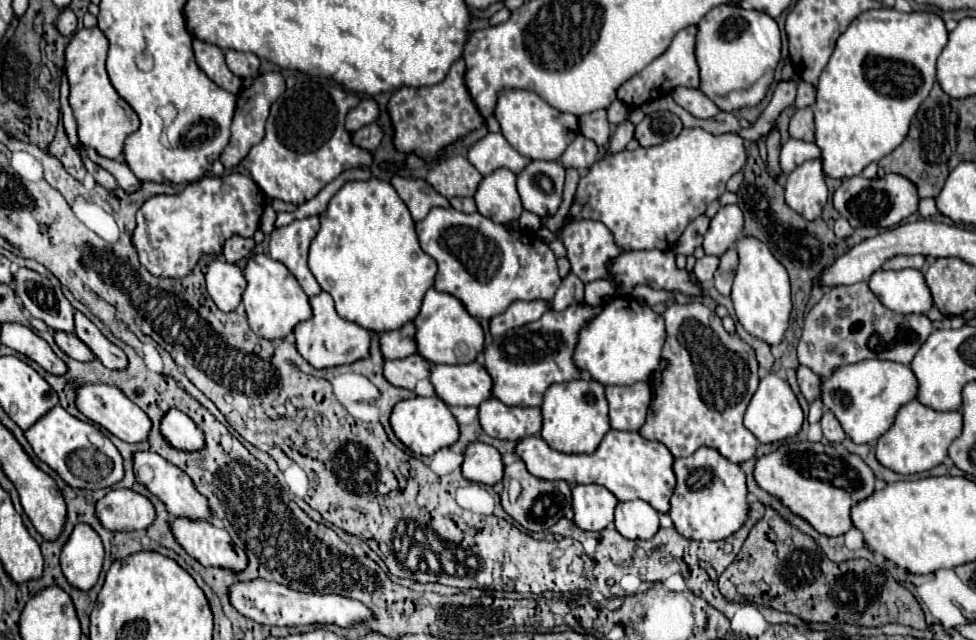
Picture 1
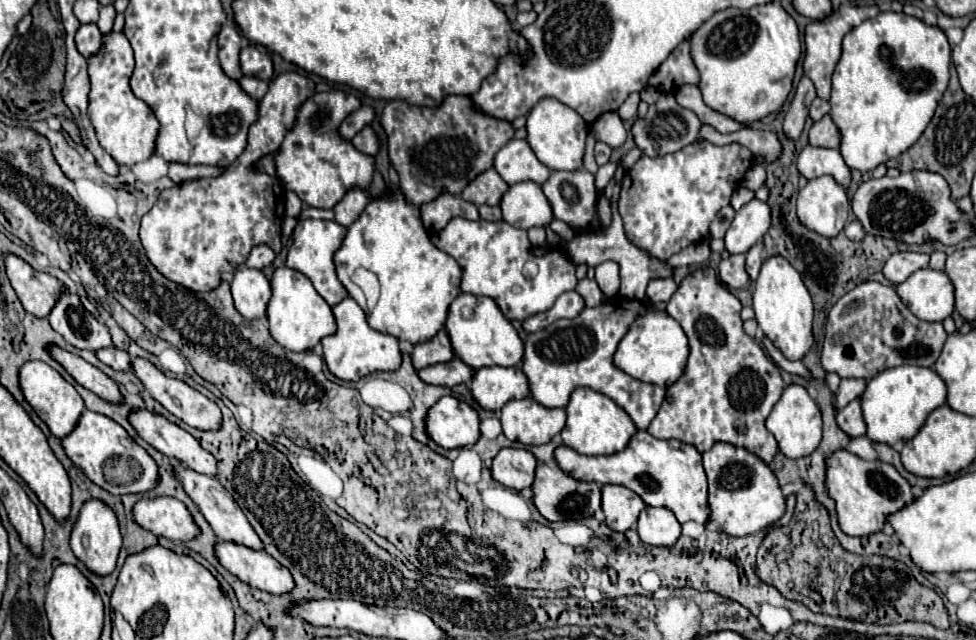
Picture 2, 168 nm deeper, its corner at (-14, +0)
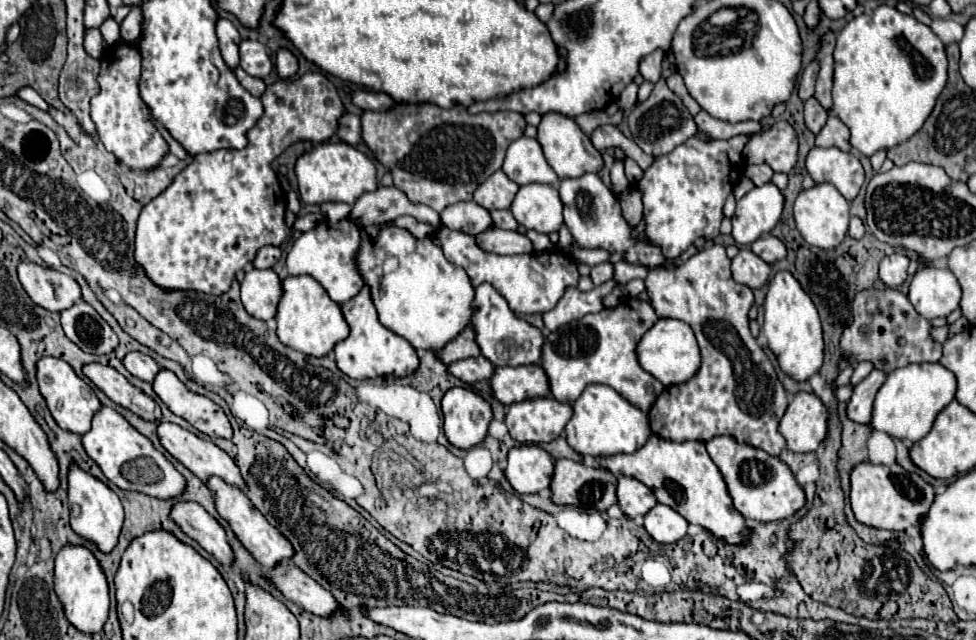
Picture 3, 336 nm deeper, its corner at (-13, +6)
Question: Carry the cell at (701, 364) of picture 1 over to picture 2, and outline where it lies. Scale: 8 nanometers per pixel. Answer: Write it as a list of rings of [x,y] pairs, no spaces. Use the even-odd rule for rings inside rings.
[[[703,267],[679,283],[665,305],[665,313],[679,321],[687,333],[691,353],[685,373],[667,387],[665,401],[647,431],[657,439],[677,439],[695,445],[701,453],[709,451],[713,443],[725,441],[771,463],[779,447],[773,433],[767,431],[765,419],[781,399],[785,383],[777,365],[743,331],[739,299],[719,283],[715,269]]]

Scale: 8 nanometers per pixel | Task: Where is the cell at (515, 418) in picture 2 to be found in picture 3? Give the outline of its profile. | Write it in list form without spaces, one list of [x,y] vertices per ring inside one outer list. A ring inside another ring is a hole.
[[[552,397],[512,403],[506,411],[506,427],[518,443],[548,443],[556,439],[572,417],[572,405]]]

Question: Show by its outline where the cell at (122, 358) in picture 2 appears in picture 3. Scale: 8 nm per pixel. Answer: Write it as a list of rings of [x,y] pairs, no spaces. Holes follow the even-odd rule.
[[[130,351],[130,353],[126,353],[124,359],[122,359],[122,363],[124,363],[124,367],[126,367],[134,377],[144,379],[144,381],[148,381],[148,383],[154,381],[154,377],[156,377],[156,373],[158,373],[158,369],[160,369],[160,367],[154,363],[152,357],[148,357],[148,355],[140,353],[140,351]]]

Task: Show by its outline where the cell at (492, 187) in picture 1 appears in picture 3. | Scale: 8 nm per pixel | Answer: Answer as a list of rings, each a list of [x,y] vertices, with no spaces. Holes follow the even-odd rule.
[[[522,185],[510,205],[510,211],[514,219],[526,229],[550,233],[558,231],[562,225],[562,203],[554,185]]]

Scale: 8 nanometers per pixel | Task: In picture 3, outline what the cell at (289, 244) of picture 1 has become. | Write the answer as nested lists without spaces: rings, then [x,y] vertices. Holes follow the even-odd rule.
[[[342,219],[338,223],[322,221],[314,229],[302,233],[292,245],[286,267],[290,275],[310,275],[314,277],[336,303],[346,303],[364,287],[356,271],[356,251],[360,247],[360,227],[352,219]]]

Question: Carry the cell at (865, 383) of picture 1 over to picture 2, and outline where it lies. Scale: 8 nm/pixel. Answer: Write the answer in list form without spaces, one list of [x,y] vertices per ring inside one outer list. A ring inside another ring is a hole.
[[[899,365],[869,379],[865,393],[861,395],[863,417],[867,423],[867,437],[879,443],[895,445],[913,439],[923,427],[929,413],[947,401],[945,381],[937,371],[917,365]]]

